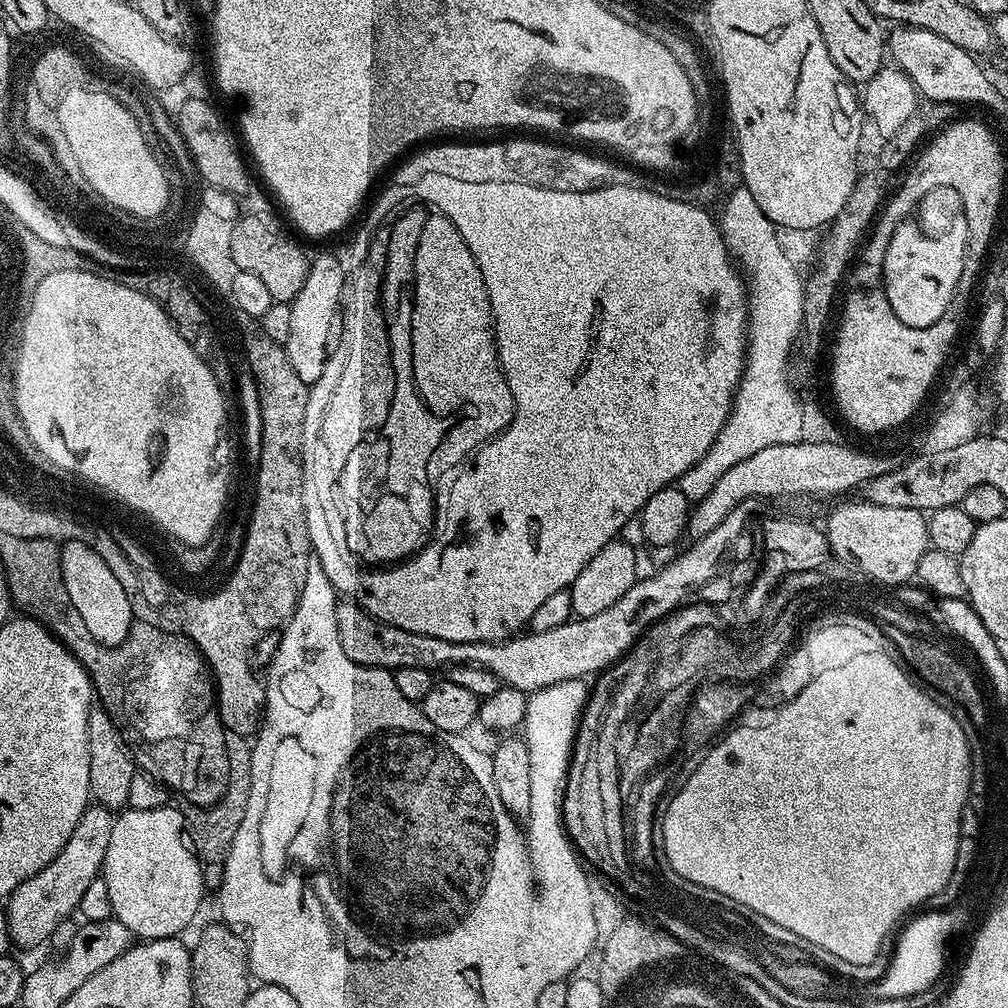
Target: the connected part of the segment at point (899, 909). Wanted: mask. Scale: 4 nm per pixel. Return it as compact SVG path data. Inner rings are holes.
M883 650L860 656L843 668L820 676L818 681L809 679L804 689L780 708L779 719L772 727L755 731L738 730L727 743L713 748L698 766L696 776L688 782L684 792L663 809L658 824L662 855L678 874L682 874L684 880L706 890L718 890L718 894L726 894L726 898L734 898L734 902L750 906L750 910L762 914L762 918L770 918L770 922L778 922L778 926L790 930L790 934L798 934L798 938L806 938L806 942L814 942L814 946L830 950L830 954L835 954L845 966L872 966L892 927L911 908L926 903L931 896L947 889L958 854L961 816L973 778L969 734L964 733L963 726L939 704L941 701L935 695L925 691L888 654Z

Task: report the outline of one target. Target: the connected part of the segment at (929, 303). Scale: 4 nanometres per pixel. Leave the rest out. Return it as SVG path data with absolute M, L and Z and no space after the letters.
M956 219L952 228L939 237L927 236L916 222L905 222L896 228L884 254L882 291L894 314L911 328L929 328L941 323L951 309L959 279L962 277L967 228L963 219Z

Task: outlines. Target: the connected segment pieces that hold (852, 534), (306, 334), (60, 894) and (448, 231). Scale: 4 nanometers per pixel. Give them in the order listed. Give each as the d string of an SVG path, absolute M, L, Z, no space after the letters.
M867 502L860 504L844 504L836 508L828 516L826 523L827 534L832 537L832 544L835 544L835 552L856 556L858 563L862 563L868 572L872 572L872 582L879 584L903 585L911 581L916 574L916 567L922 558L922 554L928 551L928 521L925 513L919 508L914 510L902 510L894 506L874 506Z
M330 251L321 256L313 255L308 265L306 282L302 282L302 290L290 301L290 338L284 343L284 353L290 358L290 366L294 366L294 374L302 378L302 382L312 385L322 378L322 370L326 370L326 362L330 355L328 339L332 336L332 323L338 320L340 312L340 295L342 294L342 266Z
M95 802L89 803L82 818L78 818L78 826L74 826L74 834L66 838L66 846L62 846L62 850L58 850L55 858L45 868L38 870L36 876L26 878L26 882L19 884L11 896L7 897L8 939L15 947L16 944L20 948L36 948L39 944L47 945L58 924L69 919L79 909L82 893L89 888L90 882L94 882L101 875L106 858L106 846L110 846L113 819L113 813L109 809Z
M435 214L429 216L424 229L419 229L415 244L419 249L419 260L415 264L419 268L419 299L416 301L416 313L411 319L413 354L410 380L419 399L424 401L434 415L452 419L444 441L430 454L428 474L429 477L436 478L443 472L451 473L461 463L459 460L464 455L467 457L475 453L481 444L491 440L493 436L499 436L514 418L516 403L504 377L504 369L500 366L498 336L497 333L492 333L494 313L478 262L460 231L447 217Z

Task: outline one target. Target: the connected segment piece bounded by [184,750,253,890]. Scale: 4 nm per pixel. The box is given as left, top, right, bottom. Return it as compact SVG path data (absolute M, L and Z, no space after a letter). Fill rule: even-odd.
M231 751L228 756L227 792L209 808L191 807L185 817L184 829L188 835L191 847L200 859L203 870L204 885L207 889L216 890L220 887L221 876L224 873L224 862L228 857L234 834L245 818L246 805L252 789L252 759L251 753Z

